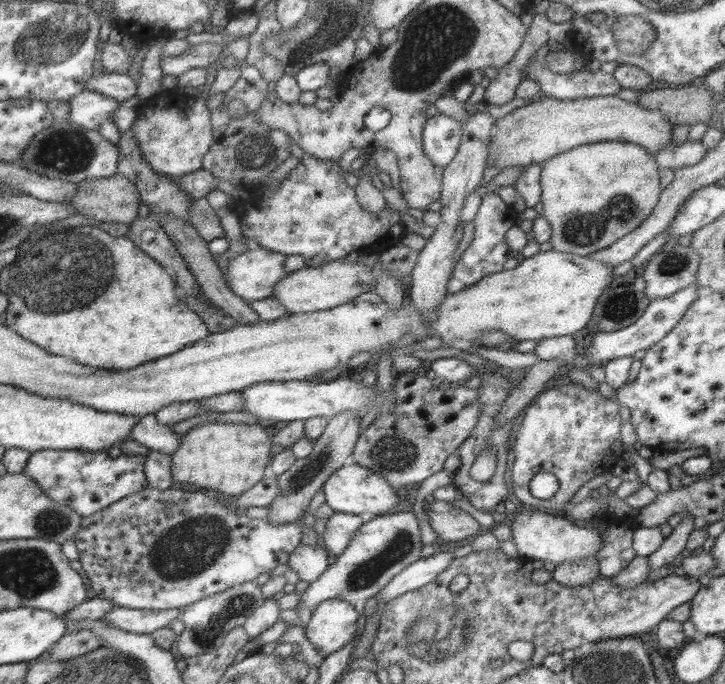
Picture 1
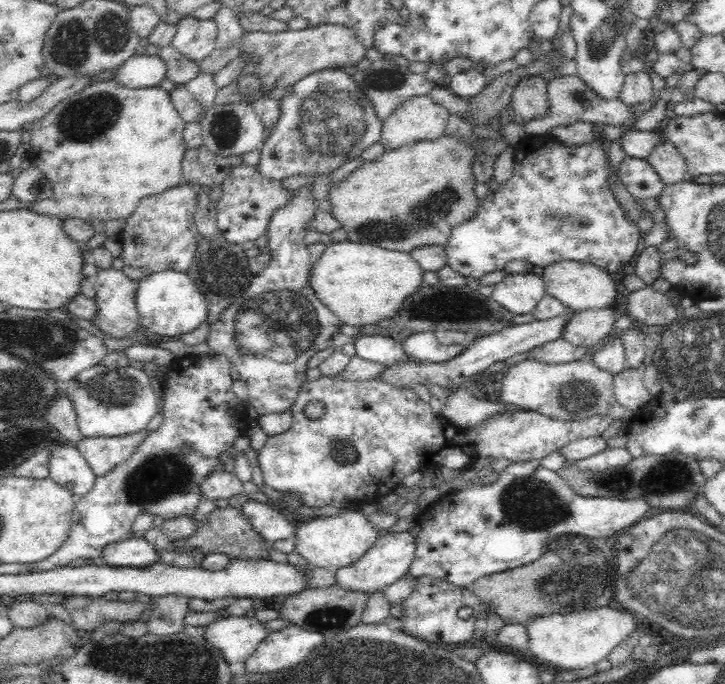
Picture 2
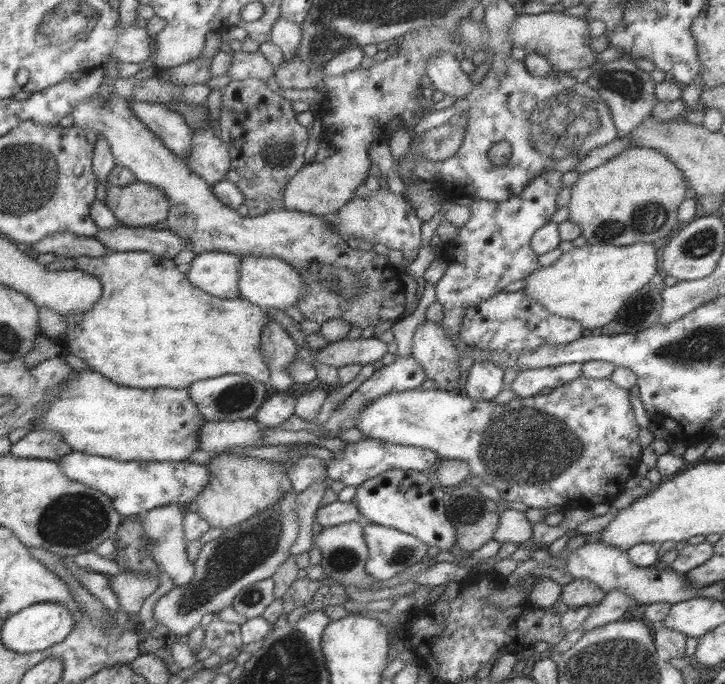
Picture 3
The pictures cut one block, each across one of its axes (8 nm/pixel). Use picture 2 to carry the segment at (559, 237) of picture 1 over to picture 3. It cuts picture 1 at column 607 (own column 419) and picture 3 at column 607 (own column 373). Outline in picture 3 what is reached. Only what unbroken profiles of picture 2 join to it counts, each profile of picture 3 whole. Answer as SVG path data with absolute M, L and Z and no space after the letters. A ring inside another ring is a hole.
M630 147L605 164L577 175L571 185L567 220L581 227L586 244L653 243L678 224L677 206L691 192L681 170L651 148Z

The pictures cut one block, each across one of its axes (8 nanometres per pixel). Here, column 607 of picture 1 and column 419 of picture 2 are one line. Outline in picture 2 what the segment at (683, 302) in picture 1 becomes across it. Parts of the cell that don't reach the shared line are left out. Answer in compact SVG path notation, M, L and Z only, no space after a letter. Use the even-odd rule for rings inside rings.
M434 331L416 332L404 338L401 347L406 357L420 362L444 362L455 357L462 349L459 345L441 343Z

